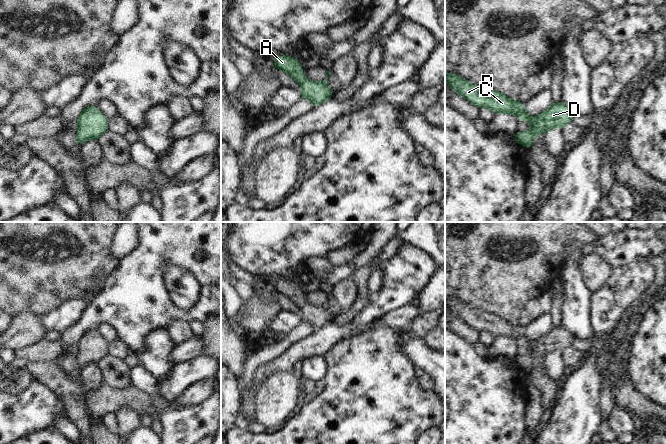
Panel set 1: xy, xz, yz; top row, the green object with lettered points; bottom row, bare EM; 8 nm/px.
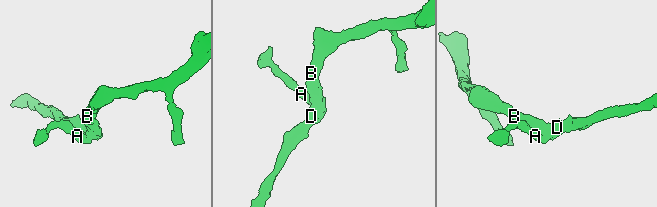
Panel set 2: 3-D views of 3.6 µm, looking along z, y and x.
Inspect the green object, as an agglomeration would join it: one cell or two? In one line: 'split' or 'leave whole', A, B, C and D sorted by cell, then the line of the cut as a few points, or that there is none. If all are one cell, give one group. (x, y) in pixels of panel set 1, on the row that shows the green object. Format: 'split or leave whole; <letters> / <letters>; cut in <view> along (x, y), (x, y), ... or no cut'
leave whole; A B C D; no cut

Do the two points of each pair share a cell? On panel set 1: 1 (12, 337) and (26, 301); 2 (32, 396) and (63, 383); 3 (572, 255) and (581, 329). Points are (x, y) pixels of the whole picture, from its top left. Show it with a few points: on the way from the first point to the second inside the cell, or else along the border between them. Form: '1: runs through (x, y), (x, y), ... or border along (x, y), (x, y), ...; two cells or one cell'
1: border along (17, 313), (31, 312), (37, 316); two cells
2: border along (33, 379), (57, 395), (64, 407); two cells
3: runs through (572, 273), (572, 280), (577, 295), (577, 311); one cell

